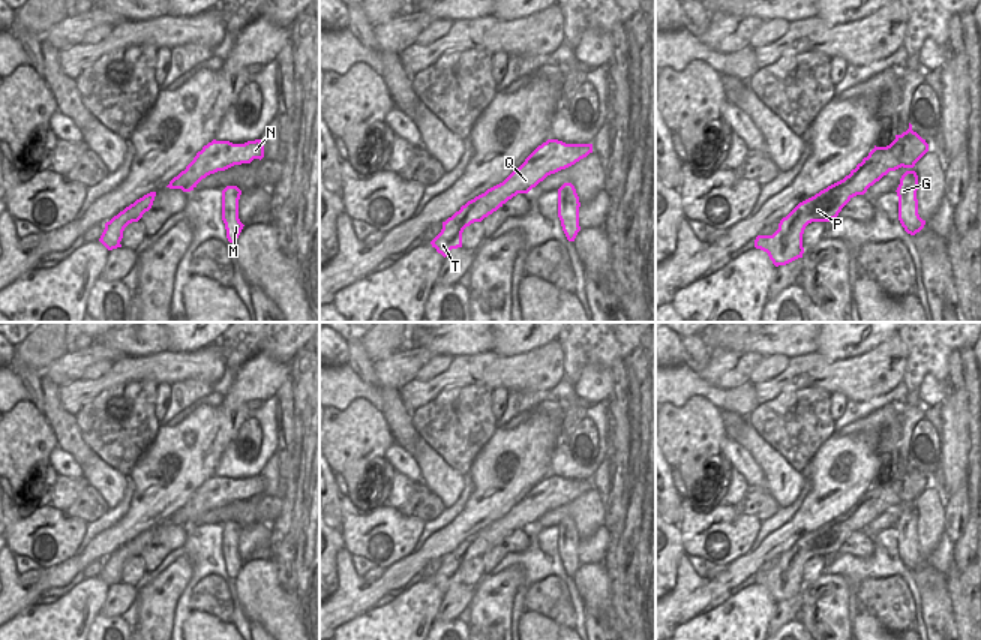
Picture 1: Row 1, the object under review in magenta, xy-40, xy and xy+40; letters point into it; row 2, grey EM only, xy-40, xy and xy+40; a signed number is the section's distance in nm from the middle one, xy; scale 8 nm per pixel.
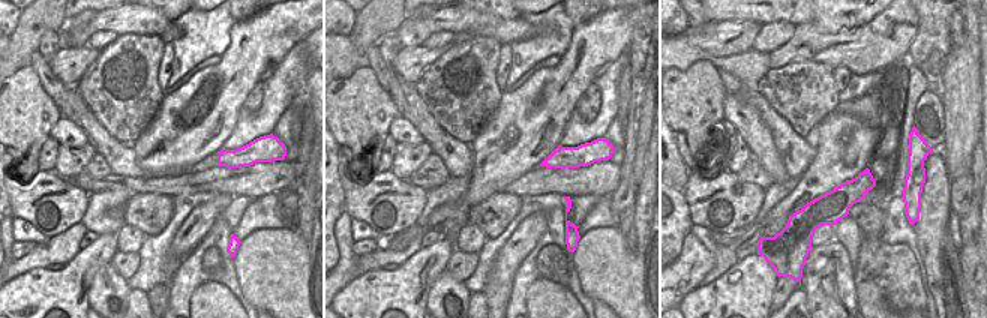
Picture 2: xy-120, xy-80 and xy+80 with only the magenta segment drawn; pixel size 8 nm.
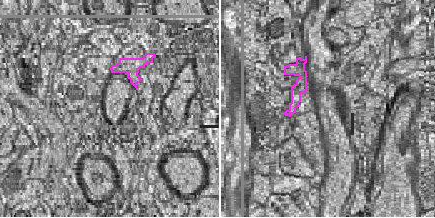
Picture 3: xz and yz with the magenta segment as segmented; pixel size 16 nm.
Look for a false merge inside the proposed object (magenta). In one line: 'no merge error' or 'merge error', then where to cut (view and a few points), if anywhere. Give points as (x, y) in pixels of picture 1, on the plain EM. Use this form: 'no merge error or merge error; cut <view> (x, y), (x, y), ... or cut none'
merge error; cut xy+40 (894, 475), (903, 481), (903, 501)

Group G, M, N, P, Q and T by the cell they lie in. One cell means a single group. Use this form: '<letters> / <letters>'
G M / N P Q T

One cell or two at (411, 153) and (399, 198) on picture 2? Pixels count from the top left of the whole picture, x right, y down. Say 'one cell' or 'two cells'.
two cells

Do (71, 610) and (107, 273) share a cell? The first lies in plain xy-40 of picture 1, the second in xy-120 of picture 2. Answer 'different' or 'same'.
different

